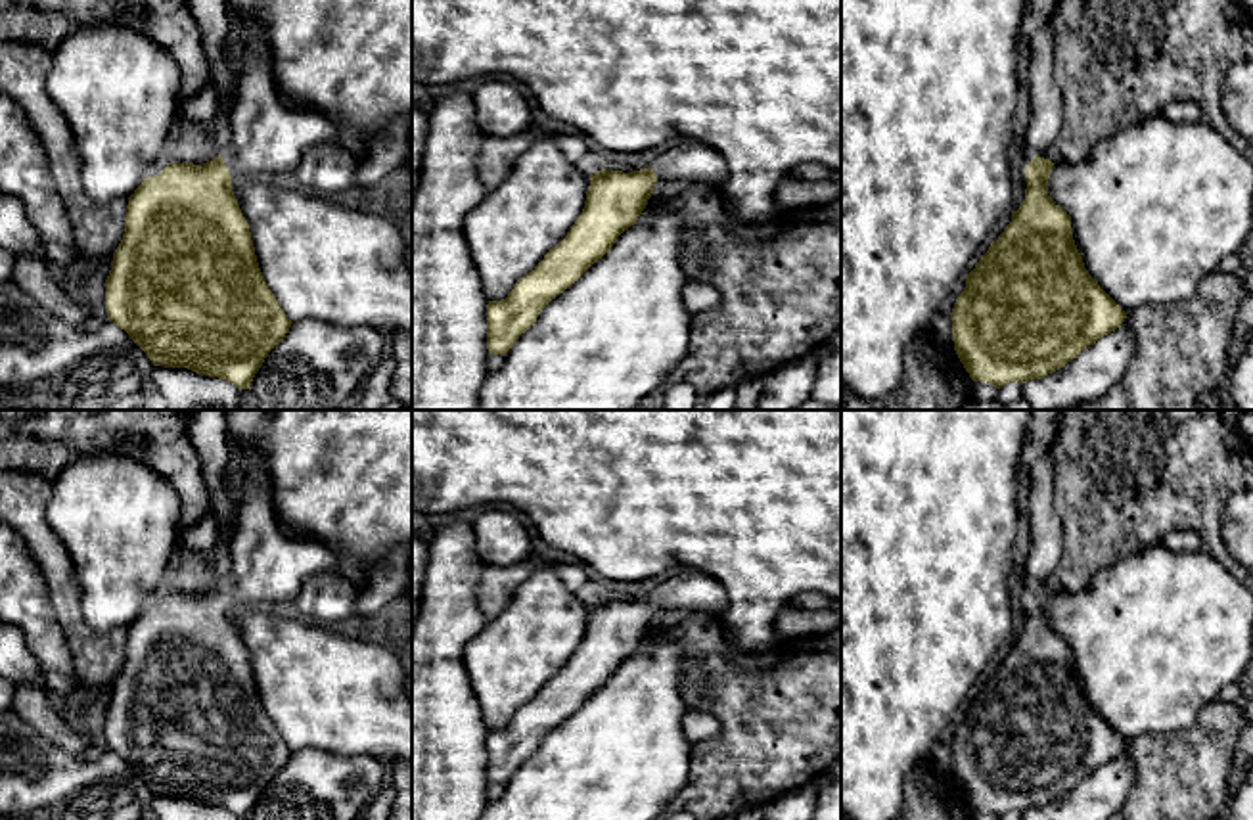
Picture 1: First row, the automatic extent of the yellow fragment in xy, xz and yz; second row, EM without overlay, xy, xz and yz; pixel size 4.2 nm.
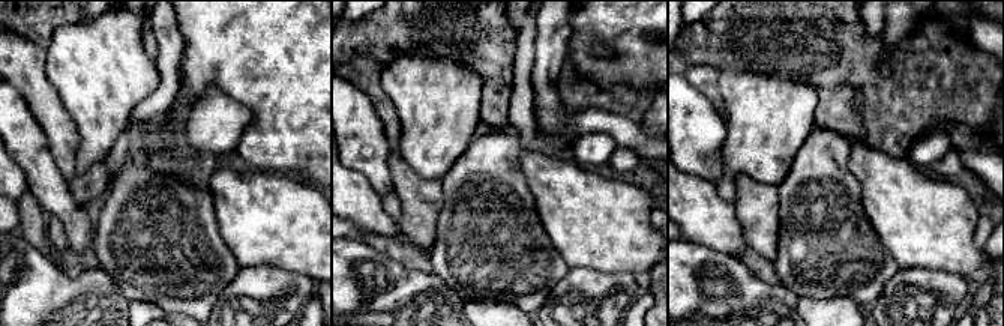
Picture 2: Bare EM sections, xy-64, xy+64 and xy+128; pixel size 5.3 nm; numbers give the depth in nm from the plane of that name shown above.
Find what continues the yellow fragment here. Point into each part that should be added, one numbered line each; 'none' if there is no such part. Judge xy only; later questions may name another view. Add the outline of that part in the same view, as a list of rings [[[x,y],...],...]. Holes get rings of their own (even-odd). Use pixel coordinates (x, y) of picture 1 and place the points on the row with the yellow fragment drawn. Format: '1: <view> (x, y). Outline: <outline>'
1: xy (269, 138). Outline: [[[241,23],[236,40],[241,73],[230,113],[232,142],[218,153],[232,178],[289,182],[301,155],[324,142],[337,142],[366,159],[368,144],[354,130],[282,103],[262,23]]]

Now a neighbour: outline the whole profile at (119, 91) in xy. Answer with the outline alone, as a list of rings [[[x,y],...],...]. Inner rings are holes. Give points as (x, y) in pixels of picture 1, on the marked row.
[[[119,23],[69,29],[52,52],[48,96],[65,115],[82,163],[82,186],[94,203],[128,199],[149,163],[165,155],[176,128],[182,73],[155,40]]]

